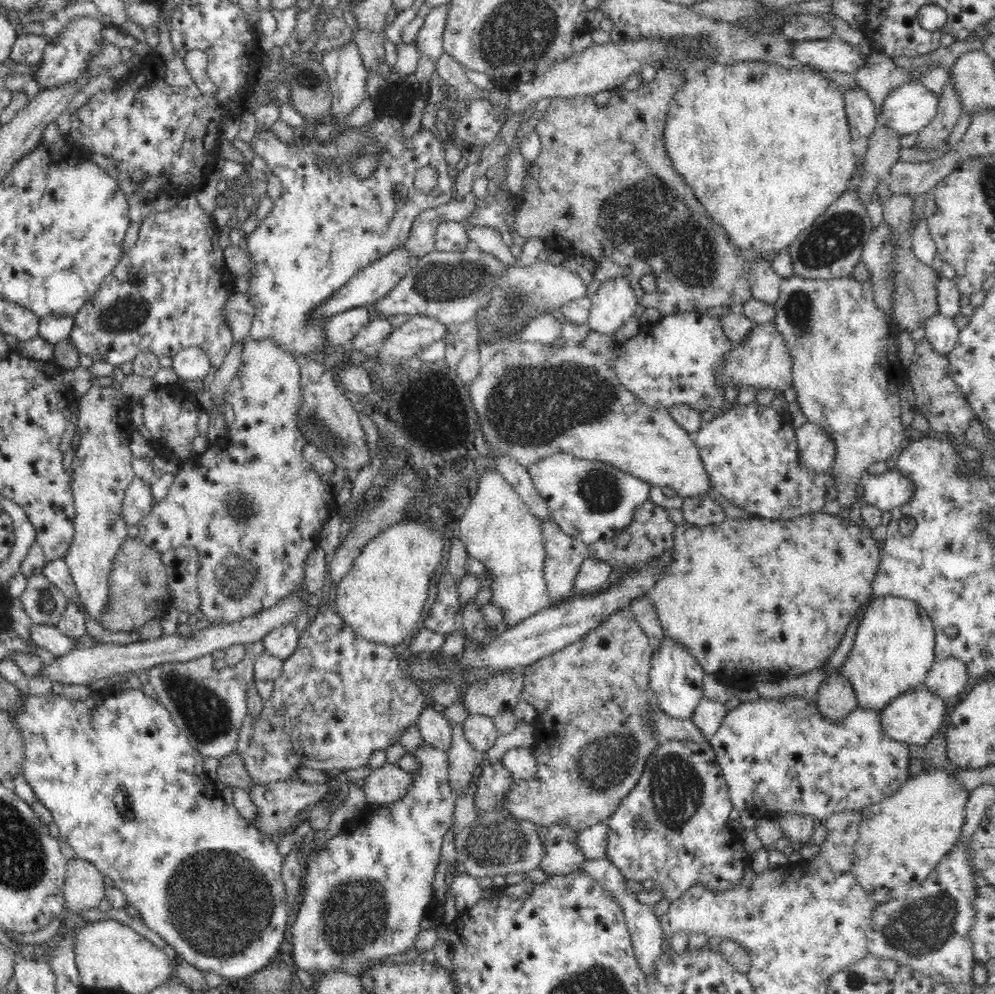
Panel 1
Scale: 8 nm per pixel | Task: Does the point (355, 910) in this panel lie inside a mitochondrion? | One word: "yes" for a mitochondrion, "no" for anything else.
yes

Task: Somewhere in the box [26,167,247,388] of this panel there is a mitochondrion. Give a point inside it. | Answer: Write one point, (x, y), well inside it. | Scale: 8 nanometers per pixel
(127, 314)

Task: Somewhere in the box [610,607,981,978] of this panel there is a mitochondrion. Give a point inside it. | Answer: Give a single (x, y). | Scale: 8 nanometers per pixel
(924, 927)

